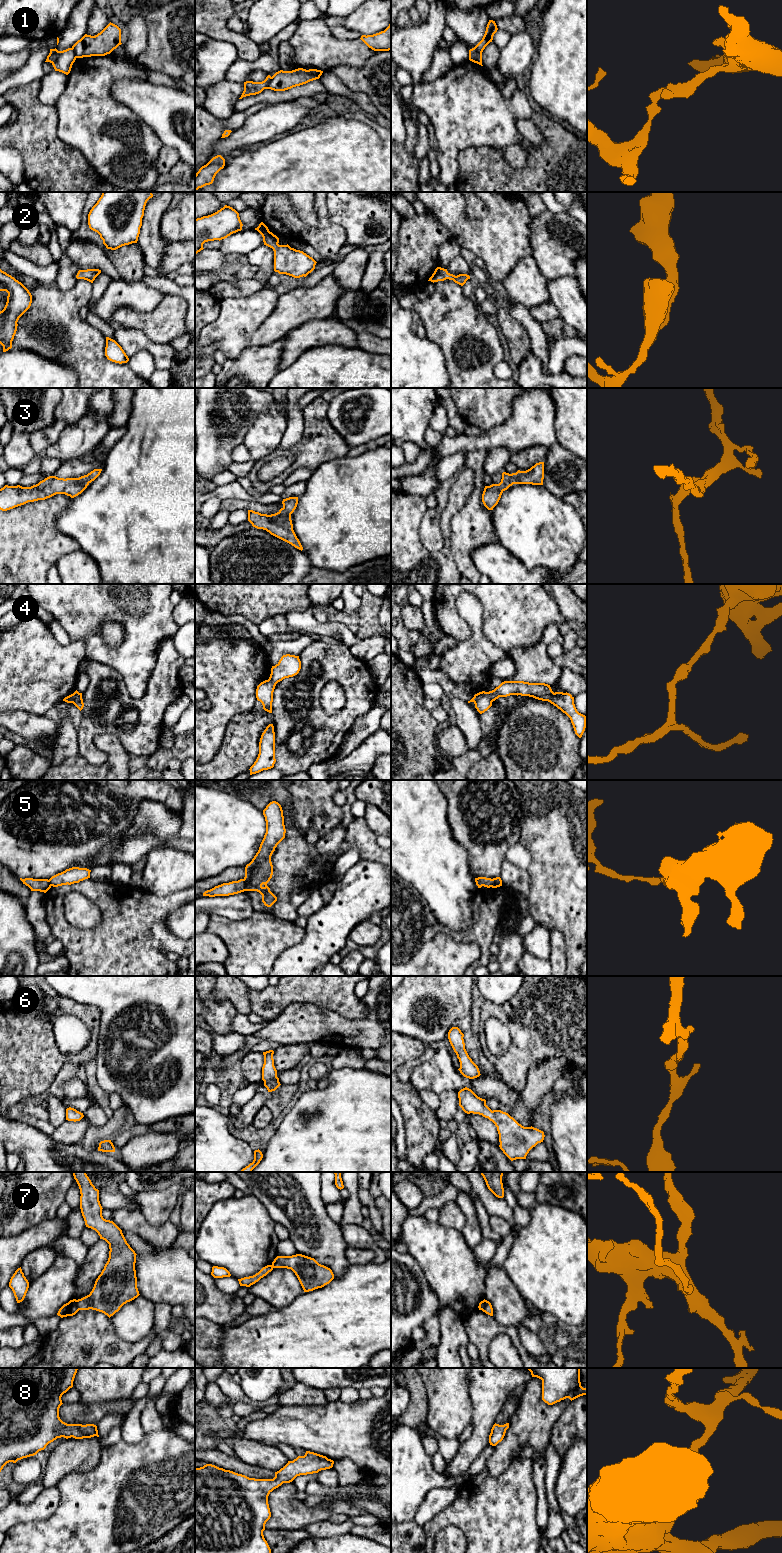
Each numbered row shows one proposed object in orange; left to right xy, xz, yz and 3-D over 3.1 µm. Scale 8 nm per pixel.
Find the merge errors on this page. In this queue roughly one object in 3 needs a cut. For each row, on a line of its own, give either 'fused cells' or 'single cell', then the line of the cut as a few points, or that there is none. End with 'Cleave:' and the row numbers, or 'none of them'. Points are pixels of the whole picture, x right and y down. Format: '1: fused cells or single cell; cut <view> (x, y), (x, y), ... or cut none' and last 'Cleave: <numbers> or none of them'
1: fused cells; cut xz (271, 77), (266, 88)
2: single cell; cut none
3: single cell; cut none
4: fused cells; cut xy (80, 693), (72, 702)
5: fused cells; cut xz (243, 879), (247, 890)
6: single cell; cut none
7: fused cells; cut xy (75, 1300), (76, 1306), (79, 1309)
8: single cell; cut none
Cleave: 1, 4, 5, 7

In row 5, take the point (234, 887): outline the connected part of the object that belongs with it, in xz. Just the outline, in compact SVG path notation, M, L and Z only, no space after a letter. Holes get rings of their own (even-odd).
M240 879L238 881L232 881L229 883L223 883L215 886L214 888L207 890L203 893L203 896L215 897L215 896L229 896L247 891L246 881Z

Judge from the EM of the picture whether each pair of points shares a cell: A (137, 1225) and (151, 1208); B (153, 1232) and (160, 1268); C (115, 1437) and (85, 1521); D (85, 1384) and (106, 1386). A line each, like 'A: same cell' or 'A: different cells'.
A: different cells
B: different cells
C: different cells
D: same cell

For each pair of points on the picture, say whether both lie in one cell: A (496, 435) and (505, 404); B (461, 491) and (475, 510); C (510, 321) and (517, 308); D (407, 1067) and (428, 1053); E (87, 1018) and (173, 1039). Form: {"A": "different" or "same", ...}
{"A": "different", "B": "different", "C": "different", "D": "same", "E": "different"}

